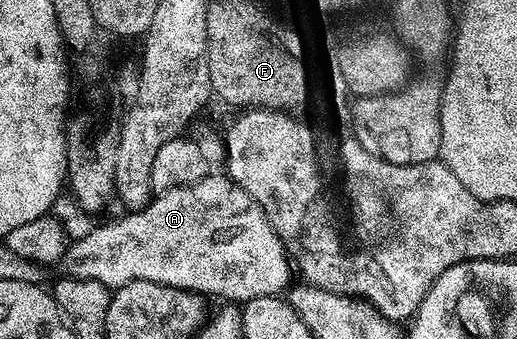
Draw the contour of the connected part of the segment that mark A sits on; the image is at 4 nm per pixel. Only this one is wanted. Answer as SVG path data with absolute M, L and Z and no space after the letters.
M209 173L204 178L196 183L191 183L185 187L178 189L170 189L166 193L156 195L148 204L140 211L128 211L124 213L121 219L116 219L113 223L104 223L101 227L93 226L87 234L80 238L75 238L69 242L64 248L64 258L62 260L63 274L69 279L89 279L90 281L98 281L102 285L106 285L109 289L115 289L126 285L130 281L154 281L161 283L167 287L177 287L180 291L189 293L197 293L201 291L204 295L217 295L220 301L231 301L237 305L243 305L249 299L257 299L263 295L275 295L283 292L289 286L288 267L290 271L290 256L284 247L280 244L280 239L277 238L271 226L264 218L264 214L256 206L251 198L236 186L232 181L226 178L223 174L215 175Z

